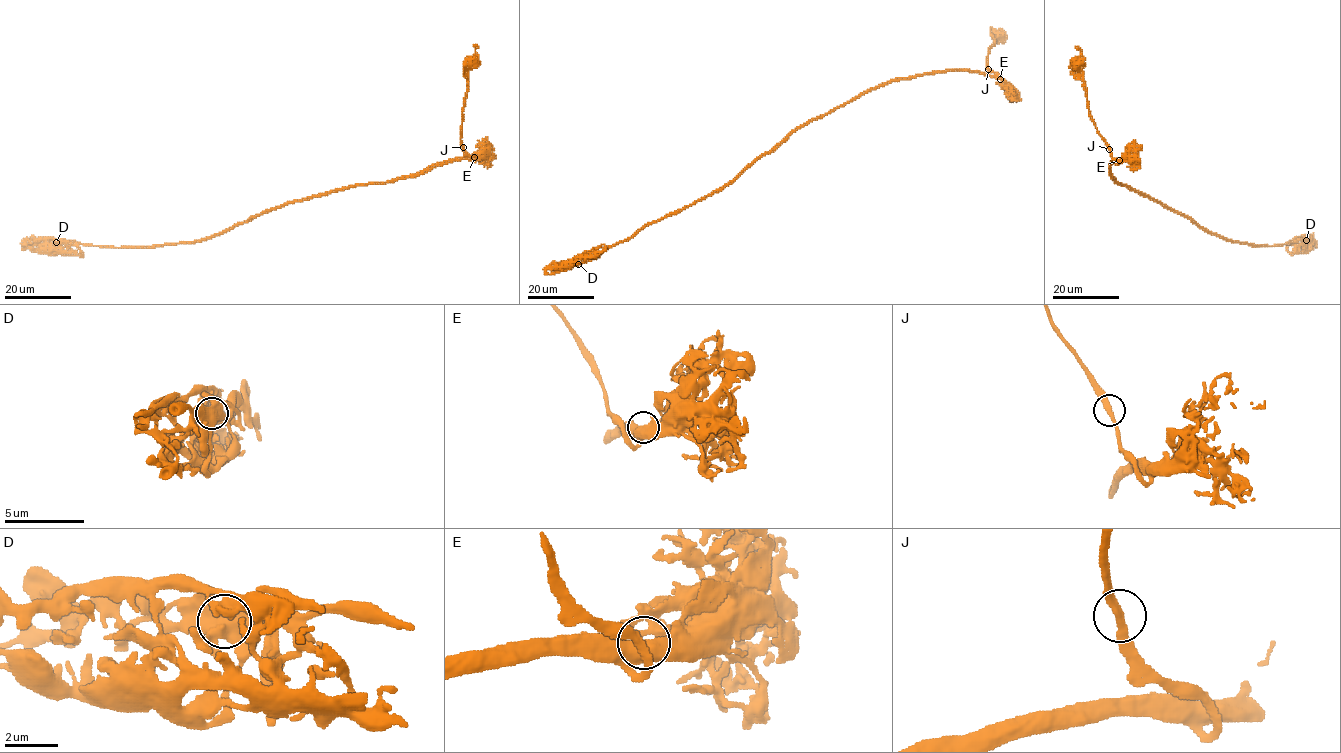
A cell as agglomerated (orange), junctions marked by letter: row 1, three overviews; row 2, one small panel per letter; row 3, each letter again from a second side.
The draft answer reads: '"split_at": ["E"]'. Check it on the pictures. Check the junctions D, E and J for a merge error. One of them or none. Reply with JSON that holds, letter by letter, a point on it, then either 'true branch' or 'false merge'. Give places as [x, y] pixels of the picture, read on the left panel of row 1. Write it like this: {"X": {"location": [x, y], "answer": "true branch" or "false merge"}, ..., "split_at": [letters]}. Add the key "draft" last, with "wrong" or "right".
{"D": {"location": [56, 242], "answer": "true branch"}, "E": {"location": [474, 157], "answer": "true branch"}, "J": {"location": [463, 147], "answer": "true branch"}, "split_at": [], "draft": "wrong"}

